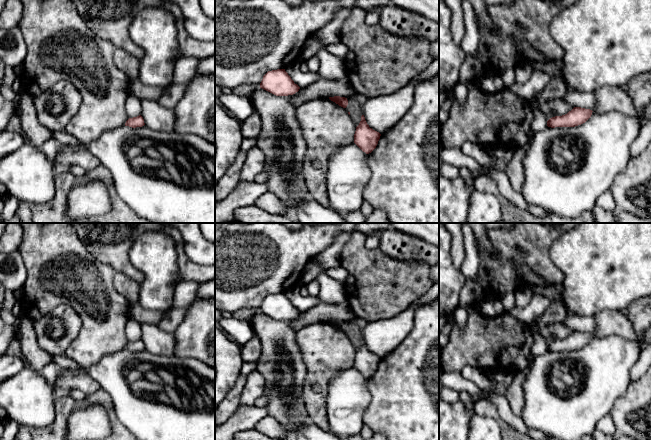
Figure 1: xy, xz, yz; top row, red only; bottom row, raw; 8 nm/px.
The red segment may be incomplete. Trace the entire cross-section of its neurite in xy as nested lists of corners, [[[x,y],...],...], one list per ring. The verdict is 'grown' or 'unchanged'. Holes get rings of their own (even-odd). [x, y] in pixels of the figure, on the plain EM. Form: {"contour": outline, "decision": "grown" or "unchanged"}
{"contour": [[[141,339],[137,341],[129,342],[125,347],[125,350],[129,350],[132,352],[142,351],[144,349],[145,349],[144,343]]], "decision": "unchanged"}

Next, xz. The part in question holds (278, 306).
{"contour": [[[285,293],[268,295],[260,307],[260,312],[276,319],[288,320],[299,315],[300,311],[294,307]]], "decision": "unchanged"}

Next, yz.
{"contour": [[[574,331],[567,338],[555,340],[547,345],[547,350],[555,351],[575,351],[585,347],[592,339],[592,334],[581,331]]], "decision": "unchanged"}

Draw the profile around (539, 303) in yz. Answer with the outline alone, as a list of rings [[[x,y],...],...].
[[[533,295],[531,302],[524,308],[513,308],[510,314],[516,319],[524,322],[528,327],[539,316],[541,316],[552,300],[543,295]]]

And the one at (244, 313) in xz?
[[[243,308],[232,313],[232,315],[233,315],[233,318],[244,320],[252,315],[257,314],[258,312],[260,312],[259,308]]]

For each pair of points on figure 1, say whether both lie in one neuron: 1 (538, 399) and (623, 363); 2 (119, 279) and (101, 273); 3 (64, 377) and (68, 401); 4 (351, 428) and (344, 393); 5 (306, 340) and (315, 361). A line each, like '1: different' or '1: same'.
1: same
2: different
3: different
4: same
5: same

